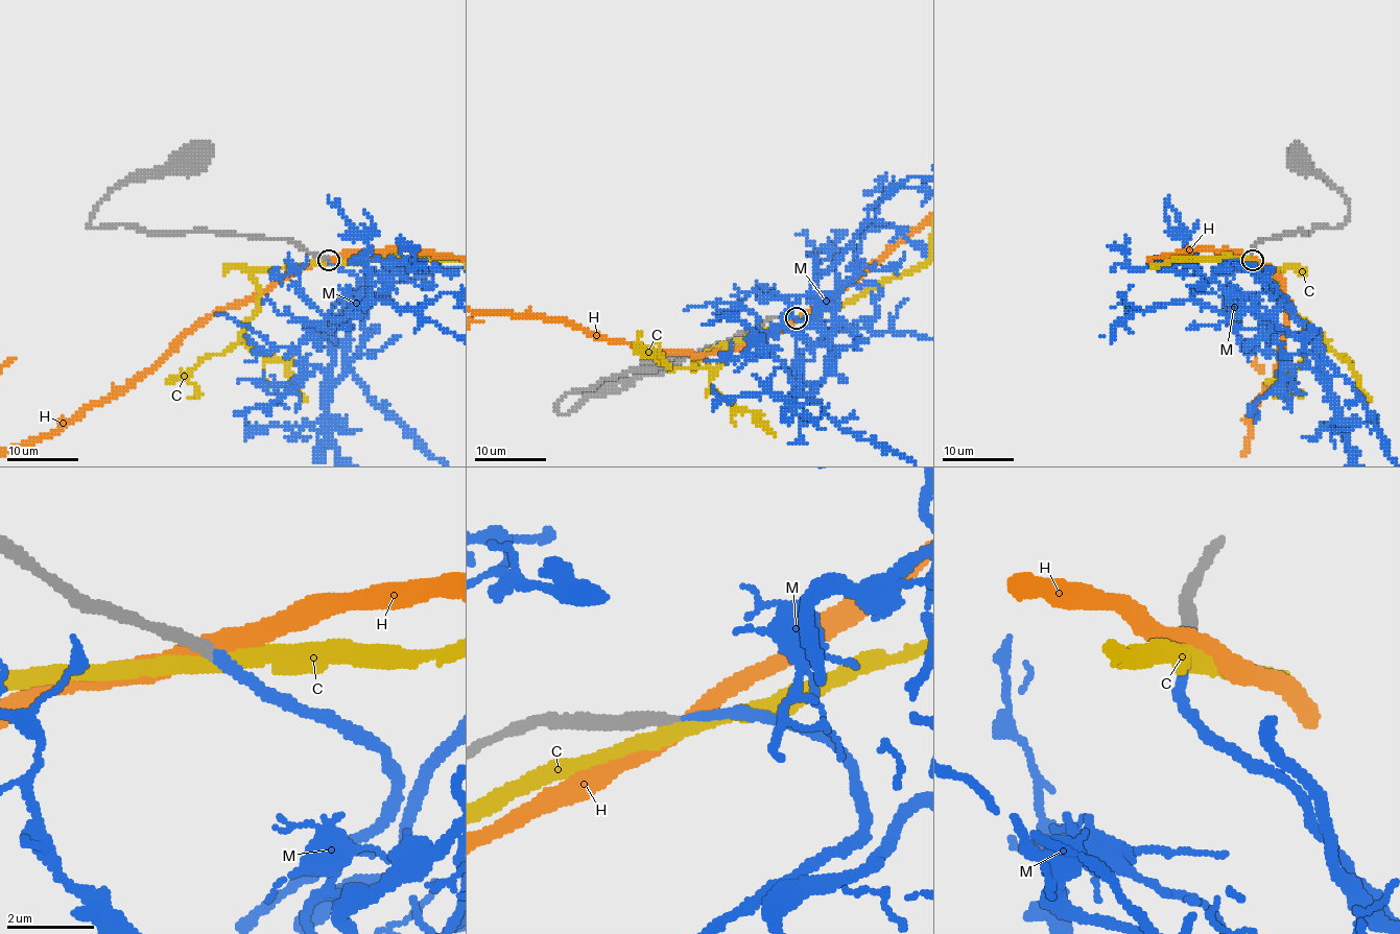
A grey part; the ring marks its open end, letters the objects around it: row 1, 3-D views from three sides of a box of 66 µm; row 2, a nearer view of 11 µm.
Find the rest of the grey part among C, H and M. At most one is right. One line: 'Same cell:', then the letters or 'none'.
Same cell: M

